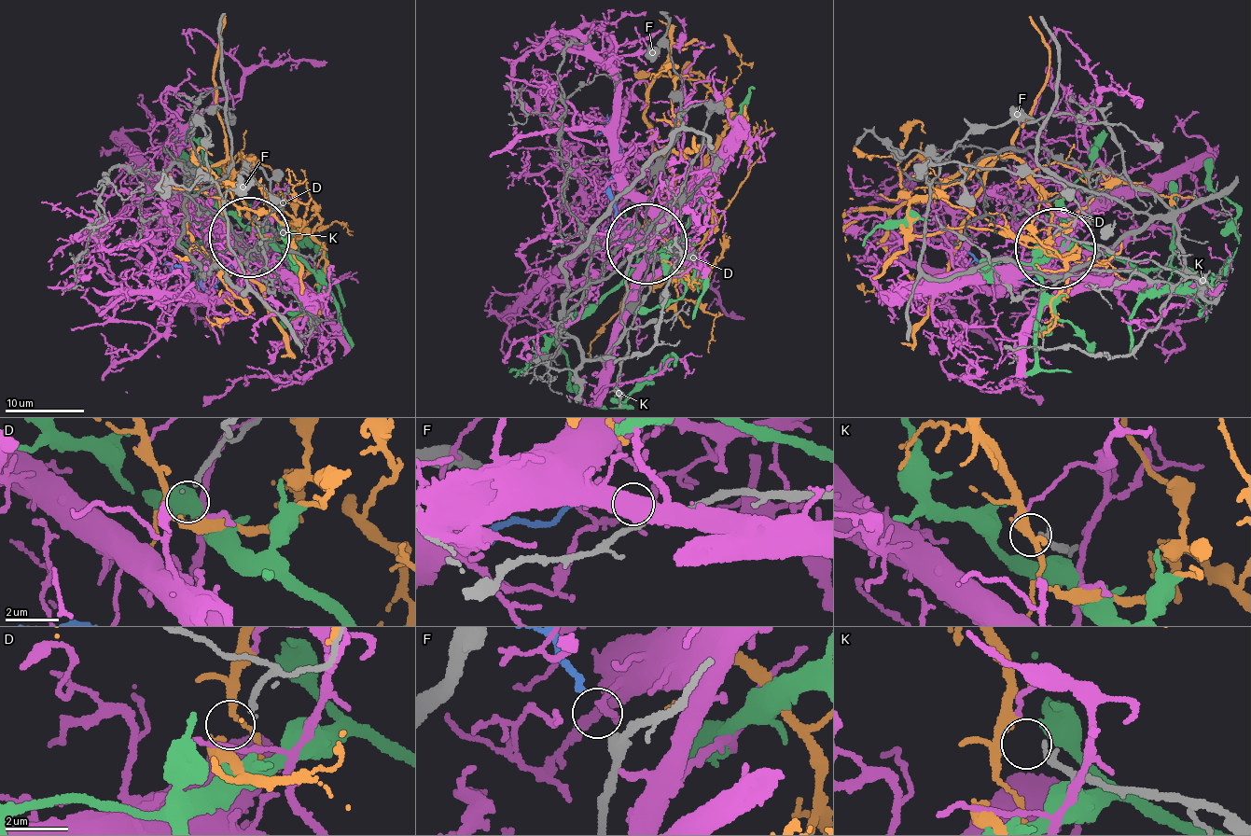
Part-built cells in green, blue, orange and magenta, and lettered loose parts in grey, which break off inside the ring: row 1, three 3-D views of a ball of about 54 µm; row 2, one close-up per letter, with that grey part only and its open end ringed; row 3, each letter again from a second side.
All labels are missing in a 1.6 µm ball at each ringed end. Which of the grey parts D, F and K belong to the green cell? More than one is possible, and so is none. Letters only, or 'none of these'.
none of these

